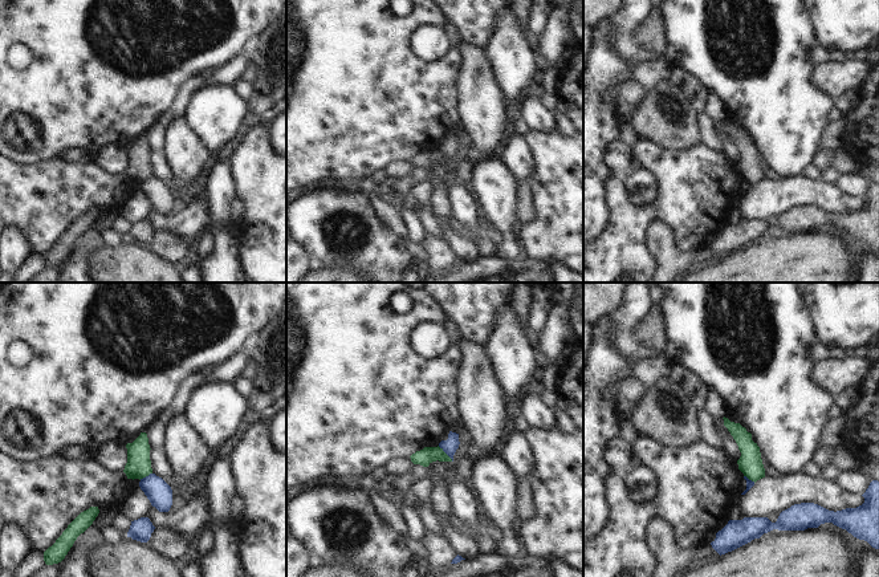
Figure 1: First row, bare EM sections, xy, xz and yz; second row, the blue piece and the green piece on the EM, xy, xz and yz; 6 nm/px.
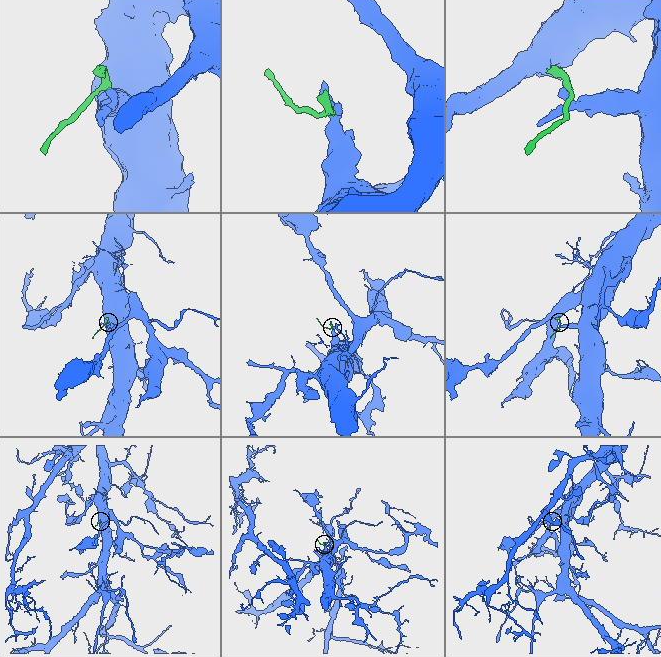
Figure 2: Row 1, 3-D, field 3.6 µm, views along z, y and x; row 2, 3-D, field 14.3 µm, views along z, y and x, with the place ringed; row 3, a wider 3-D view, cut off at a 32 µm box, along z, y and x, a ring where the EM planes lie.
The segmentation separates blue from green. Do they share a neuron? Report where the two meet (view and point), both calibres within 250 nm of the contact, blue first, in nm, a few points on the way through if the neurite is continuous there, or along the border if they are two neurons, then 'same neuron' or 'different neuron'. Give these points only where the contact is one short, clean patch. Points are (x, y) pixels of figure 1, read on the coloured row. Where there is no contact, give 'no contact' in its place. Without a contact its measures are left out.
xz (446, 452) | 90/100 nm | along xz (438, 446), (452, 460) | different neuron

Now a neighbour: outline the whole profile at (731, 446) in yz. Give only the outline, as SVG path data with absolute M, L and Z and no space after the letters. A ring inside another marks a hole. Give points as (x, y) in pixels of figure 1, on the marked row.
M723 418L716 419L716 431L724 442L725 452L731 458L738 460L740 456L741 456L741 452L738 450L738 446L737 446L736 440L733 439L733 436L728 431L728 428L724 426L724 419Z

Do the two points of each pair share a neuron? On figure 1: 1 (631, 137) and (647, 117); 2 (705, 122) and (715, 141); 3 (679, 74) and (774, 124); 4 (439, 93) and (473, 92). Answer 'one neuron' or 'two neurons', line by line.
1: two neurons
2: one neuron
3: two neurons
4: two neurons

